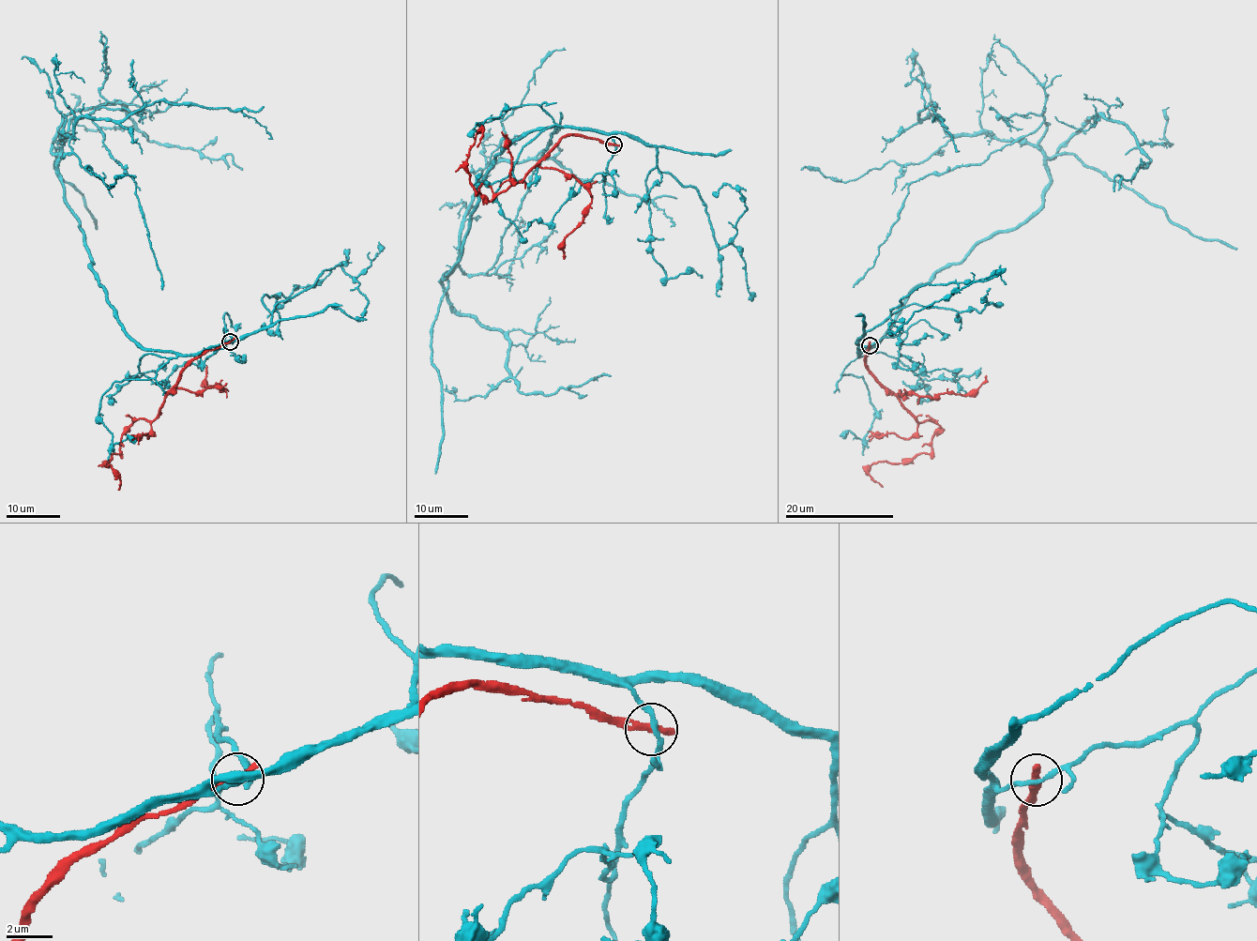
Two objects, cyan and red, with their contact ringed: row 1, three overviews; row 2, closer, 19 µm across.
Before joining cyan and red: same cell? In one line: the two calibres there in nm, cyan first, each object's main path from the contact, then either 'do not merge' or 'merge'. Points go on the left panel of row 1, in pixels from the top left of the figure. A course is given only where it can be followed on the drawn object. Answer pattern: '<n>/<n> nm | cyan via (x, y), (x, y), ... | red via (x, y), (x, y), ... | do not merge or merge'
200/360 nm | cyan via (230, 341), (159, 352), (125, 329), (65, 200), (59, 137), (163, 101), (240, 112), (268, 138) | red via (230, 341), (205, 350), (152, 420), (138, 418), (121, 436), (120, 451), (107, 466), (119, 478), (118, 490) | do not merge

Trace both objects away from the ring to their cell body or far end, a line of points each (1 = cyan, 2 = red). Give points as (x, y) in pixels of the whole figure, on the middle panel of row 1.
1: (613, 144), (524, 131), (490, 165), (444, 279), (500, 161), (551, 159), (651, 201), (670, 227)
2: (613, 144), (566, 135), (515, 184), (490, 201), (474, 190), (467, 162), (475, 135), (482, 132), (477, 146)

